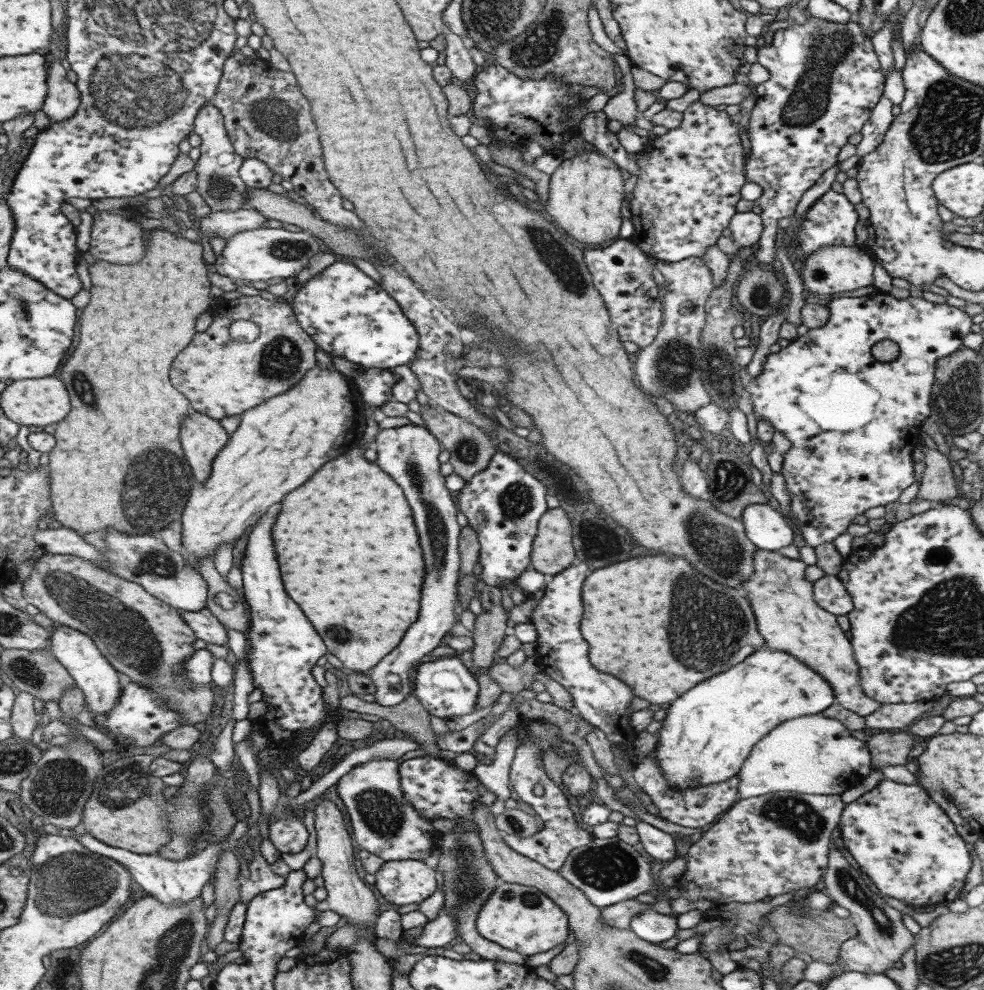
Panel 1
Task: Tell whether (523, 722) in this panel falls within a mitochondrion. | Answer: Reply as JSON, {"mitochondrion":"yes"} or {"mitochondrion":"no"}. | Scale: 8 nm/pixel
{"mitochondrion":"no"}

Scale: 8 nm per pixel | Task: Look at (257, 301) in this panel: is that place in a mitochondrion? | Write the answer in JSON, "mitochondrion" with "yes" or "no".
{"mitochondrion":"no"}

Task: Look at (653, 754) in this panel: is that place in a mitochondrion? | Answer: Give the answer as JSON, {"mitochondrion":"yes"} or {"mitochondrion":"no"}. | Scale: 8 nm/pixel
{"mitochondrion":"no"}

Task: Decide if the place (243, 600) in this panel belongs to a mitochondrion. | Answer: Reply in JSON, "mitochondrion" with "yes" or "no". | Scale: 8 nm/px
{"mitochondrion":"no"}

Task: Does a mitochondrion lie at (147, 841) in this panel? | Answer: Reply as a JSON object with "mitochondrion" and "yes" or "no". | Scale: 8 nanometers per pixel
{"mitochondrion":"no"}

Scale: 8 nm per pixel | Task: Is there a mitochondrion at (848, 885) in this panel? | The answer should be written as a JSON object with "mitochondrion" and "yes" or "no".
{"mitochondrion":"yes"}

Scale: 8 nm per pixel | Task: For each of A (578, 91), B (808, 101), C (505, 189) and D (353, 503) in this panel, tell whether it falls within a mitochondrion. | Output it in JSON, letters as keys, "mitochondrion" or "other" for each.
{"A":"other","B":"mitochondrion","C":"other","D":"other"}

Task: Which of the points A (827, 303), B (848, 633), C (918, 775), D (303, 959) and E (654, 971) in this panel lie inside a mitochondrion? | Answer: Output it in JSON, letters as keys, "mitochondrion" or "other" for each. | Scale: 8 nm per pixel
{"A":"other","B":"other","C":"other","D":"other","E":"mitochondrion"}

